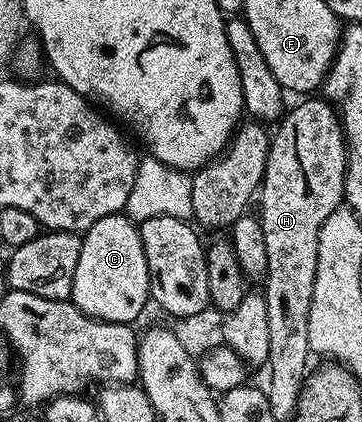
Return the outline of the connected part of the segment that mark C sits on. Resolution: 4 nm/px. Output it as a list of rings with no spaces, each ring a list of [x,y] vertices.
[[[124,212],[112,213],[99,223],[95,223],[84,233],[79,251],[79,264],[75,267],[73,280],[73,296],[71,298],[75,307],[83,311],[96,321],[110,321],[124,325],[136,322],[136,317],[150,304],[149,272],[147,271],[147,255],[143,253],[143,239],[138,222],[125,216]]]

